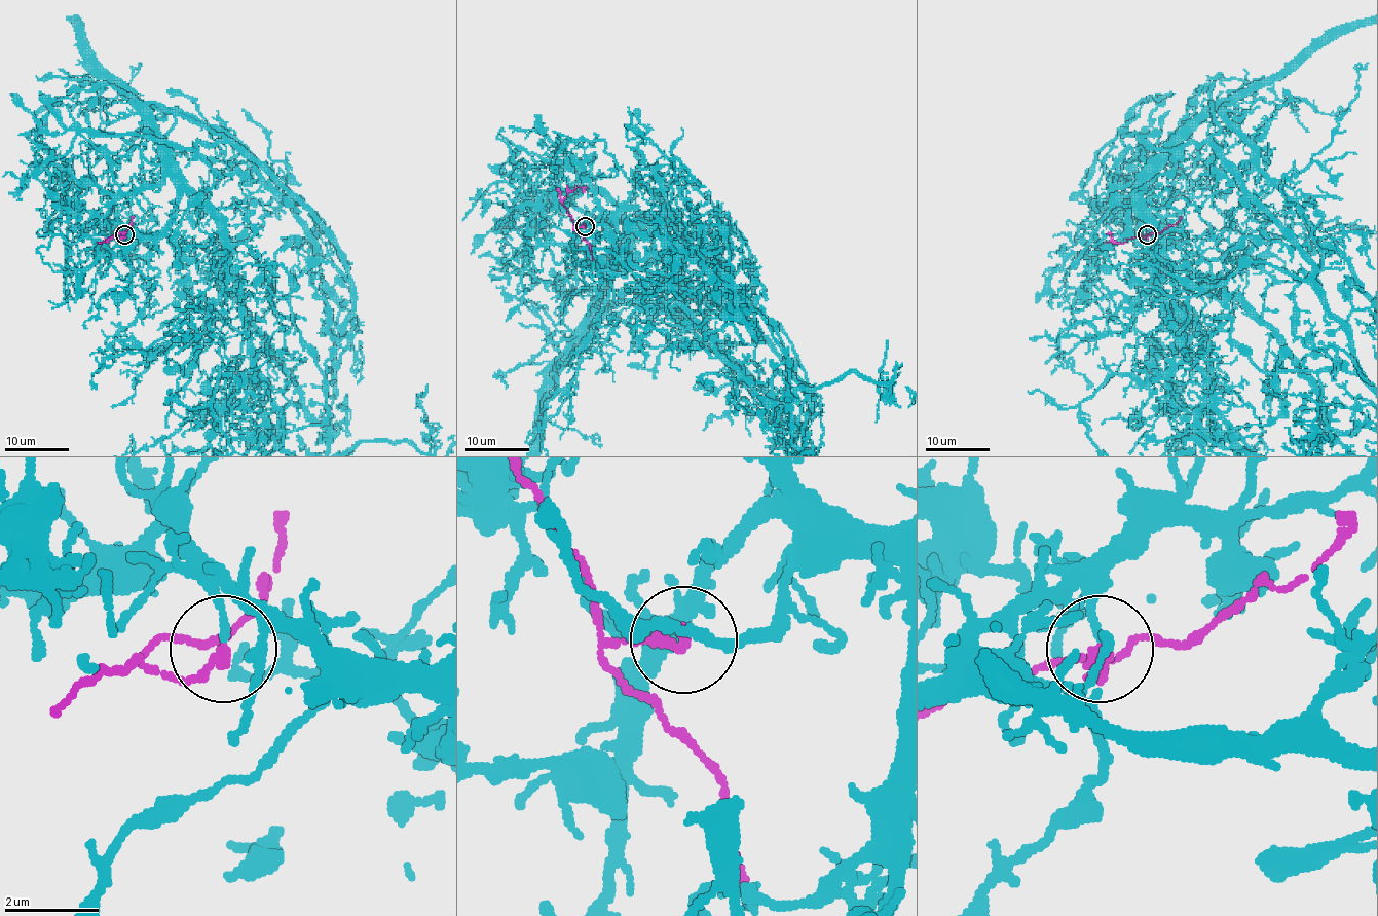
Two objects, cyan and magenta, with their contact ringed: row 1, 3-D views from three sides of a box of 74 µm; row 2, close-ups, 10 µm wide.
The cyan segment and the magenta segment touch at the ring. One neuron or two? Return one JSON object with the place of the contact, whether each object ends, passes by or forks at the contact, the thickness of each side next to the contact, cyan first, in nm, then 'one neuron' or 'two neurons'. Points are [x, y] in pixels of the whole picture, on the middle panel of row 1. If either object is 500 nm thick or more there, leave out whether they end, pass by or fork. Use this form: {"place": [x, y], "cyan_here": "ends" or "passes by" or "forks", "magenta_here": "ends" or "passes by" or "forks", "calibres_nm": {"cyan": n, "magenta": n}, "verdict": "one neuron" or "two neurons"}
{"place": [585, 226], "cyan_here": "ends", "magenta_here": "ends", "calibres_nm": {"cyan": 140, "magenta": 240}, "verdict": "one neuron"}

